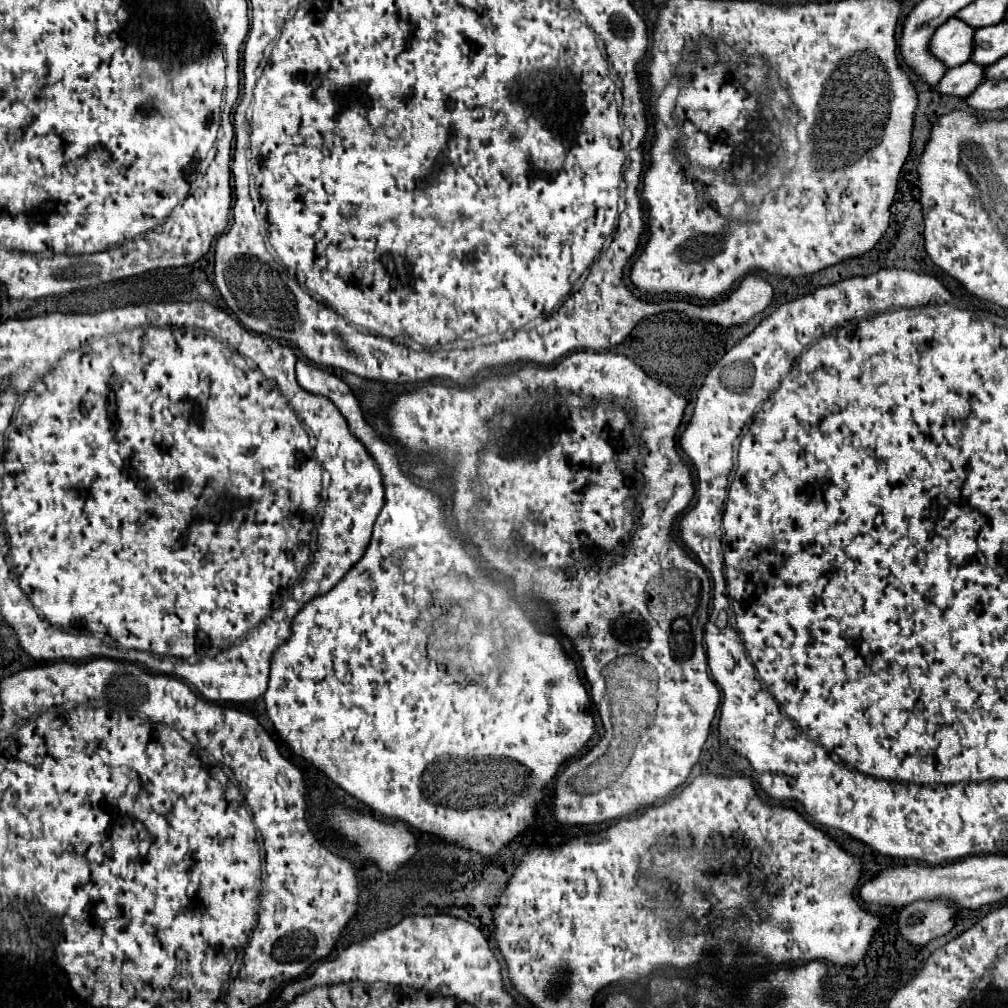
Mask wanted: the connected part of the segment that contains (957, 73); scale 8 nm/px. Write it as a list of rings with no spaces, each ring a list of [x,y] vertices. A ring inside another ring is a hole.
[[[967,62],[961,64],[957,68],[951,68],[947,72],[947,76],[943,76],[943,80],[935,86],[941,94],[949,94],[949,96],[969,96],[981,82],[985,80],[985,66],[977,64],[977,62]]]

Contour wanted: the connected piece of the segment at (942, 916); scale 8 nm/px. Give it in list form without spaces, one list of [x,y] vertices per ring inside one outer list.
[[[943,900],[913,902],[897,916],[899,934],[911,944],[927,944],[953,928],[953,912],[955,908]]]

